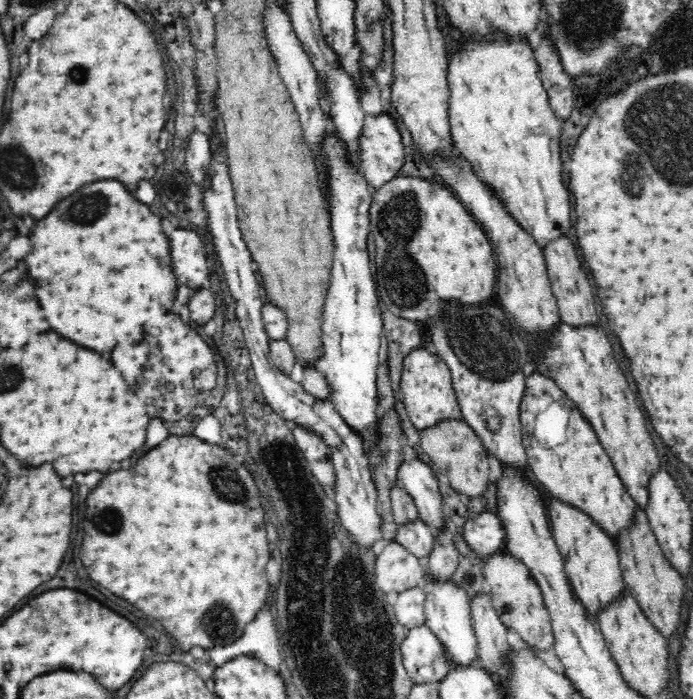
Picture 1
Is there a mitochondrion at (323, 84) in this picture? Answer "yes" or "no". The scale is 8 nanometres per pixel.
no

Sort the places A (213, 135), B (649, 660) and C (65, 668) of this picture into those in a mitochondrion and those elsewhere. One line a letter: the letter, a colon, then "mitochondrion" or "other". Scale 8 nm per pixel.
A: other
B: other
C: other

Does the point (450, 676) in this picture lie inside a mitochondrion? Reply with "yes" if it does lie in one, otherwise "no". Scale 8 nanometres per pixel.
no

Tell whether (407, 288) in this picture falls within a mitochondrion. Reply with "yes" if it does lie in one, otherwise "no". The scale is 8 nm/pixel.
yes

